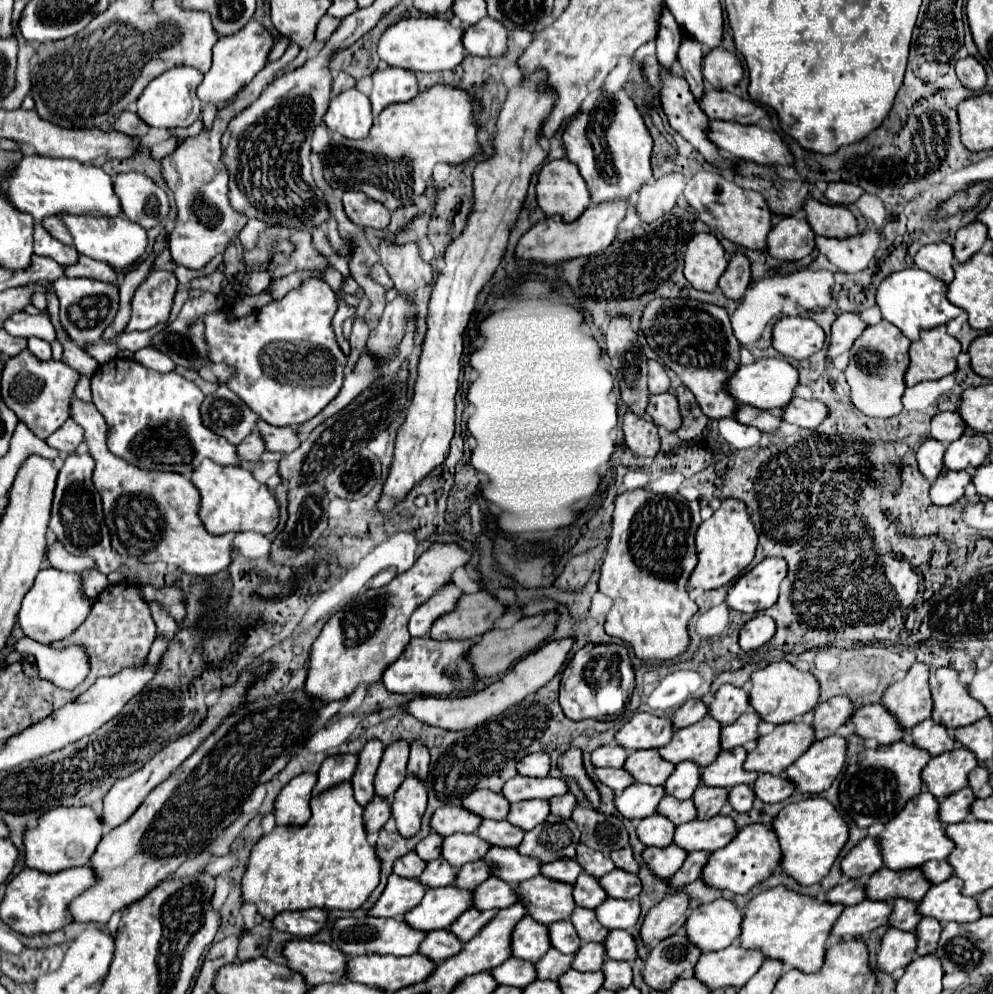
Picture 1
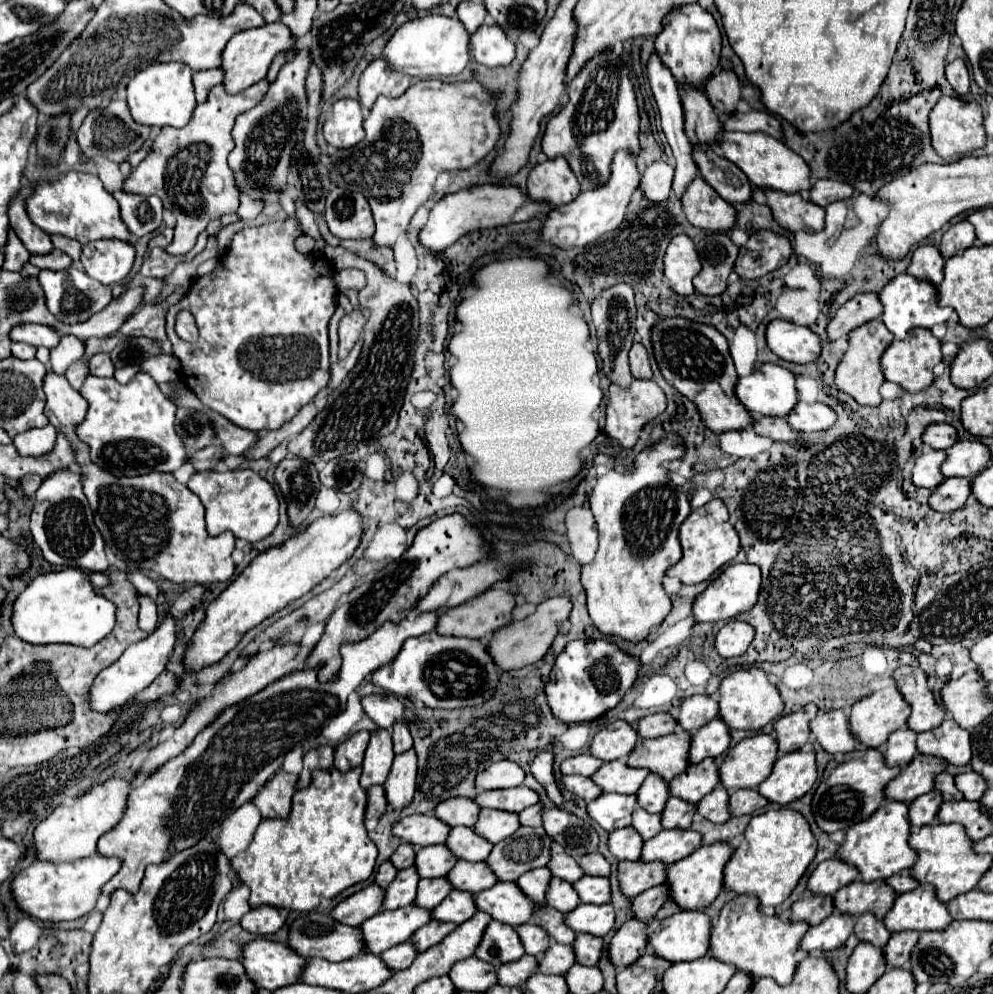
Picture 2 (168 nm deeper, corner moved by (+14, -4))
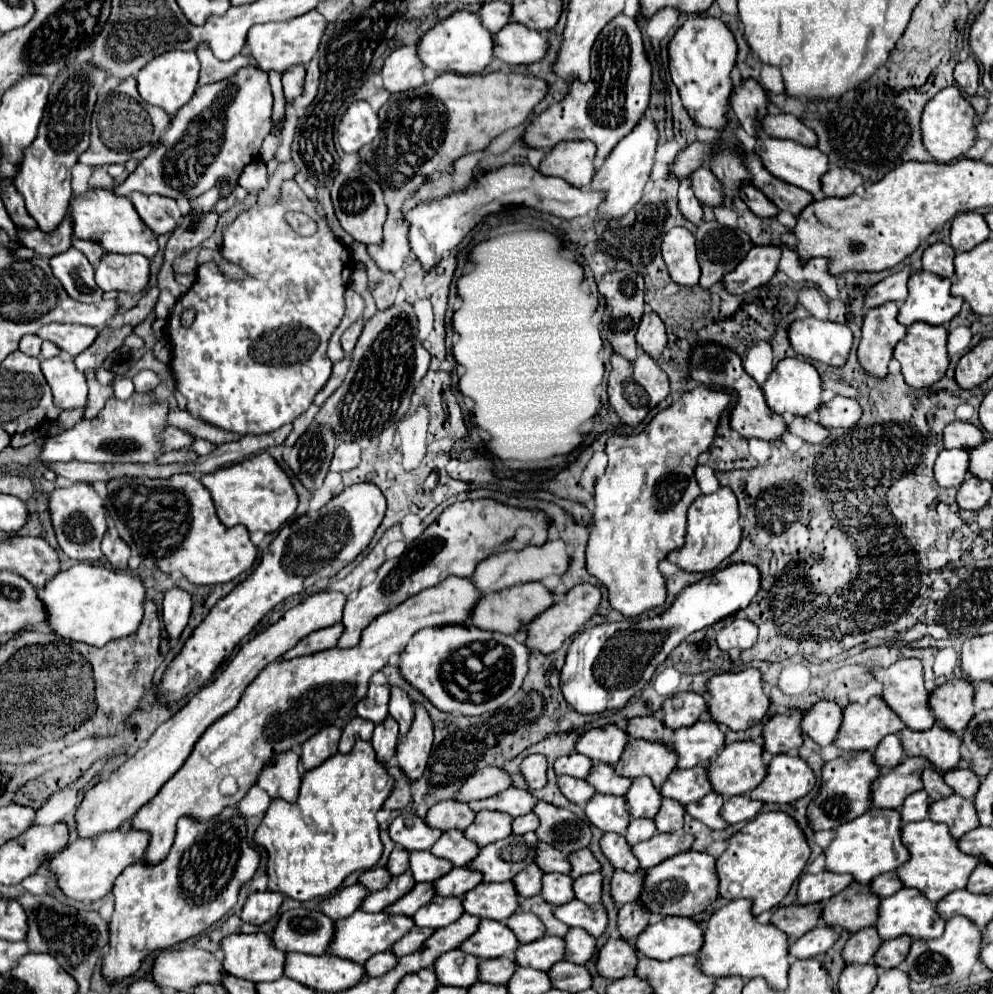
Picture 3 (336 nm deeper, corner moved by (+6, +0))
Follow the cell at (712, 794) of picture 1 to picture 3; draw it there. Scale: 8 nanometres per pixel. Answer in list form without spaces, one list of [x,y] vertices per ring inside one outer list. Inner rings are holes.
[[[664,798],[658,814],[654,816],[654,824],[658,832],[680,832],[684,826],[684,806],[676,800]]]

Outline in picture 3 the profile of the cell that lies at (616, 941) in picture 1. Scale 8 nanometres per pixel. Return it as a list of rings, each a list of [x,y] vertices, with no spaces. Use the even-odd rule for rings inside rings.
[[[570,928],[566,932],[564,940],[566,940],[566,956],[564,956],[564,960],[570,960],[574,964],[584,964],[586,960],[590,960],[594,956],[596,938],[590,936],[586,930]]]

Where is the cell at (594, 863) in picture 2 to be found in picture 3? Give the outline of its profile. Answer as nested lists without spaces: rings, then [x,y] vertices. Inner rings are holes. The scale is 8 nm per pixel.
[[[582,848],[578,852],[574,852],[574,856],[568,856],[570,864],[572,864],[572,870],[570,870],[570,878],[578,878],[578,876],[584,876],[584,874],[590,874],[590,872],[598,872],[600,870],[600,864],[596,862],[596,858],[592,856],[592,852],[588,848]]]

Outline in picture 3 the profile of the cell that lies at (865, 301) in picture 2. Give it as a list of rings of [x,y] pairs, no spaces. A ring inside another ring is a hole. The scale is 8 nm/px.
[[[904,266],[904,270],[884,278],[882,282],[874,284],[874,288],[870,288],[866,292],[866,298],[864,298],[864,308],[870,310],[870,308],[876,308],[876,306],[882,306],[890,300],[894,302],[902,302],[906,300],[908,296],[908,278],[912,276],[912,268],[910,266]]]

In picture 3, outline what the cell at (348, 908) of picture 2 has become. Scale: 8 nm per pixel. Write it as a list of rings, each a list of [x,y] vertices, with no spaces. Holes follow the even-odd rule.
[[[354,884],[354,886],[338,890],[330,898],[322,900],[318,908],[320,908],[320,912],[324,912],[326,916],[330,916],[336,922],[344,916],[350,916],[354,910],[358,910],[358,906],[366,894],[368,894],[366,888],[362,888],[360,884]]]

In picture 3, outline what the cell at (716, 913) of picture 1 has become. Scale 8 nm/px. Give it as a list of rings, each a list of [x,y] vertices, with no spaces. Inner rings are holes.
[[[666,916],[638,934],[634,948],[646,958],[670,960],[684,954],[698,954],[702,948],[702,930],[692,918]]]

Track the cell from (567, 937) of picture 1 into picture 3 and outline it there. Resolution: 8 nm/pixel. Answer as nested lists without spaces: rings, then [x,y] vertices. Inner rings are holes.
[[[514,912],[514,916],[508,918],[506,926],[514,932],[514,936],[518,938],[520,944],[526,944],[526,942],[534,942],[538,938],[544,936],[544,928],[542,928],[542,922],[530,914],[530,912]]]

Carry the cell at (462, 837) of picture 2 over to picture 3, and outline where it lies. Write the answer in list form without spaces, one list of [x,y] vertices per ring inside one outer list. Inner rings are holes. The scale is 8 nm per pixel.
[[[452,830],[452,832],[444,832],[438,842],[430,848],[430,852],[438,858],[446,858],[452,862],[454,868],[464,866],[466,862],[474,860],[474,856],[478,854],[478,846],[474,842],[470,842],[464,832]]]

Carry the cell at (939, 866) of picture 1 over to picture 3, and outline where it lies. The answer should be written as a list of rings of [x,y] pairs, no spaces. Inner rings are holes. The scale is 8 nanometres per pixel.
[[[886,872],[882,876],[876,876],[872,882],[870,882],[870,890],[878,896],[878,898],[886,898],[894,892],[898,892],[902,888],[902,882],[898,880],[896,872]]]

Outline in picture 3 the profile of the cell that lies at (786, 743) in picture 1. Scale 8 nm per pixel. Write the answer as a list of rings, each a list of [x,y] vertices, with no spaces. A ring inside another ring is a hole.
[[[732,742],[722,748],[718,758],[708,766],[708,782],[712,790],[720,796],[736,796],[736,794],[750,794],[766,776],[766,762],[762,760],[764,748],[754,742]]]

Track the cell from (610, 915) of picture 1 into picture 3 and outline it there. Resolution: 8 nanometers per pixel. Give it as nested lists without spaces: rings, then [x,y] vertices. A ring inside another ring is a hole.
[[[572,900],[568,904],[556,906],[554,916],[570,928],[584,928],[592,936],[600,936],[606,930],[606,910],[602,904],[582,904],[580,900]]]

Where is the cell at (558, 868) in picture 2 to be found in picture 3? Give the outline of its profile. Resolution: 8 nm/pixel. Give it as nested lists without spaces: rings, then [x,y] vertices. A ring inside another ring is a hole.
[[[538,842],[538,856],[534,862],[538,868],[542,868],[542,872],[558,872],[558,870],[566,870],[566,874],[570,872],[568,858],[544,842]]]

